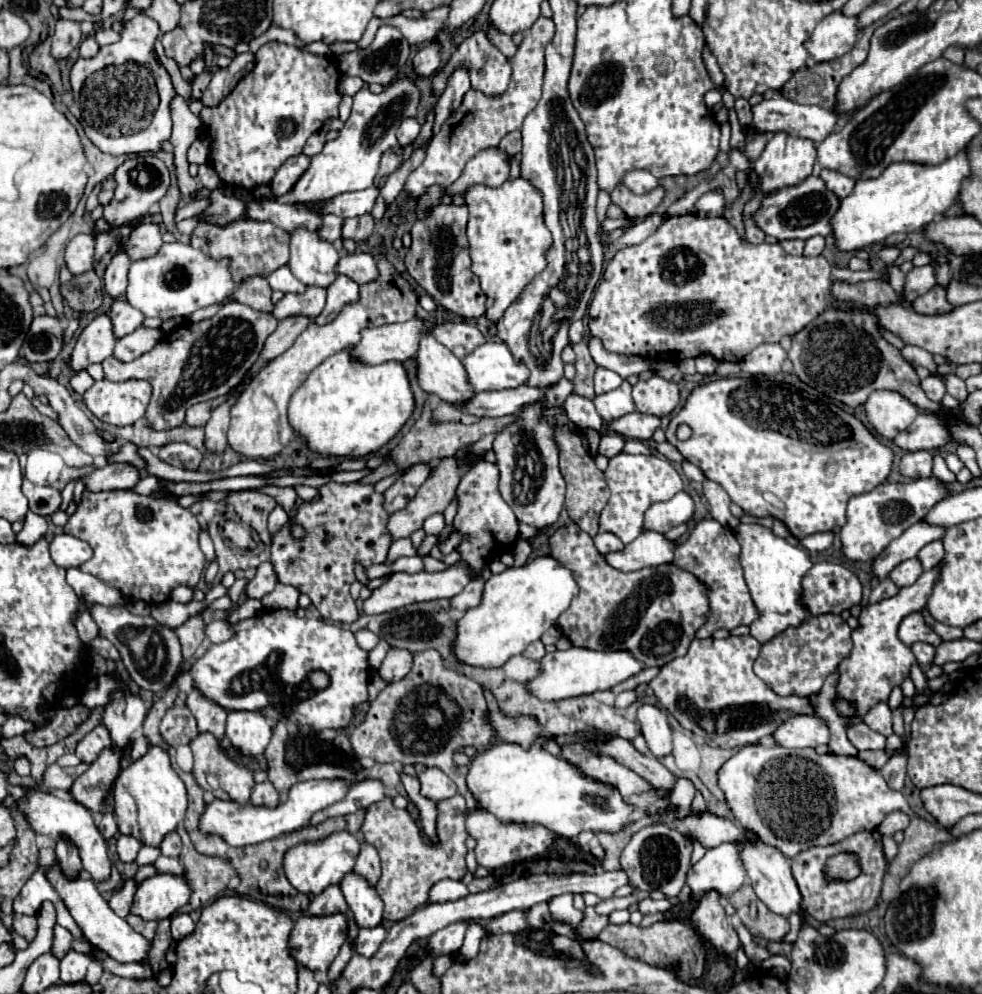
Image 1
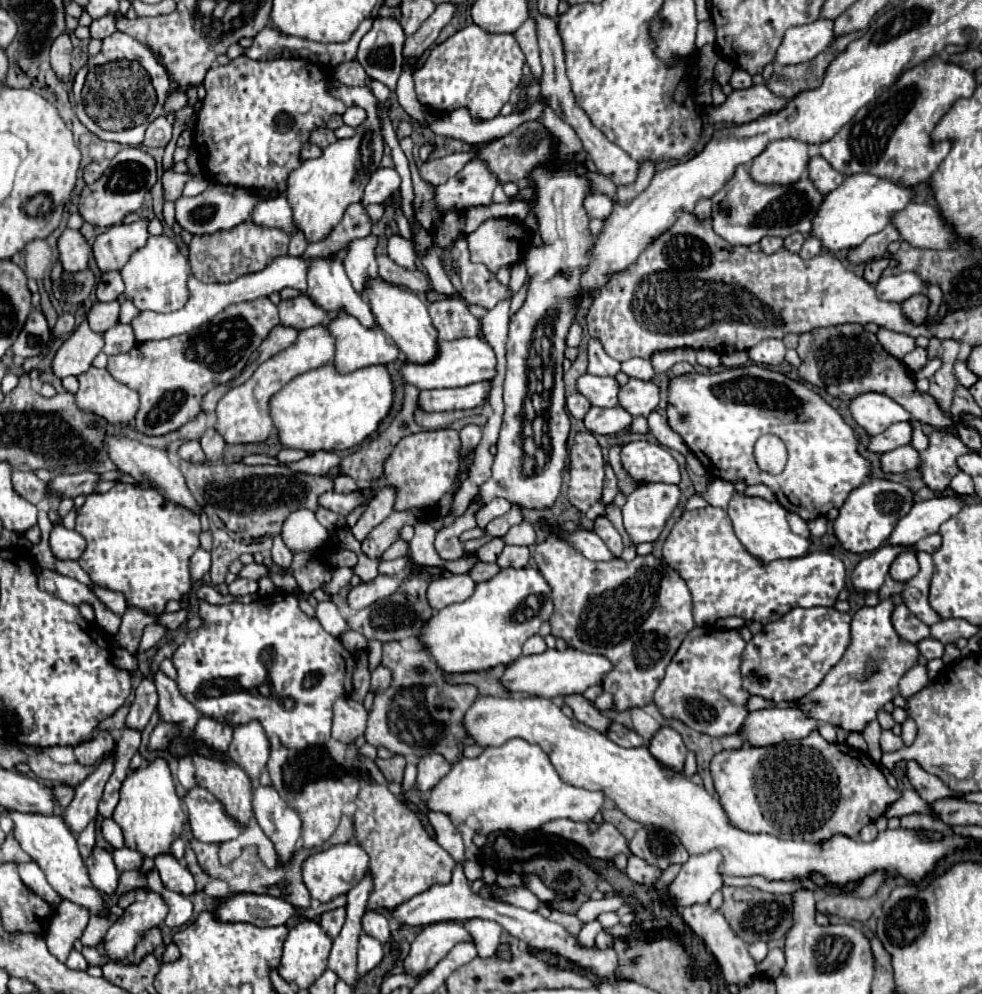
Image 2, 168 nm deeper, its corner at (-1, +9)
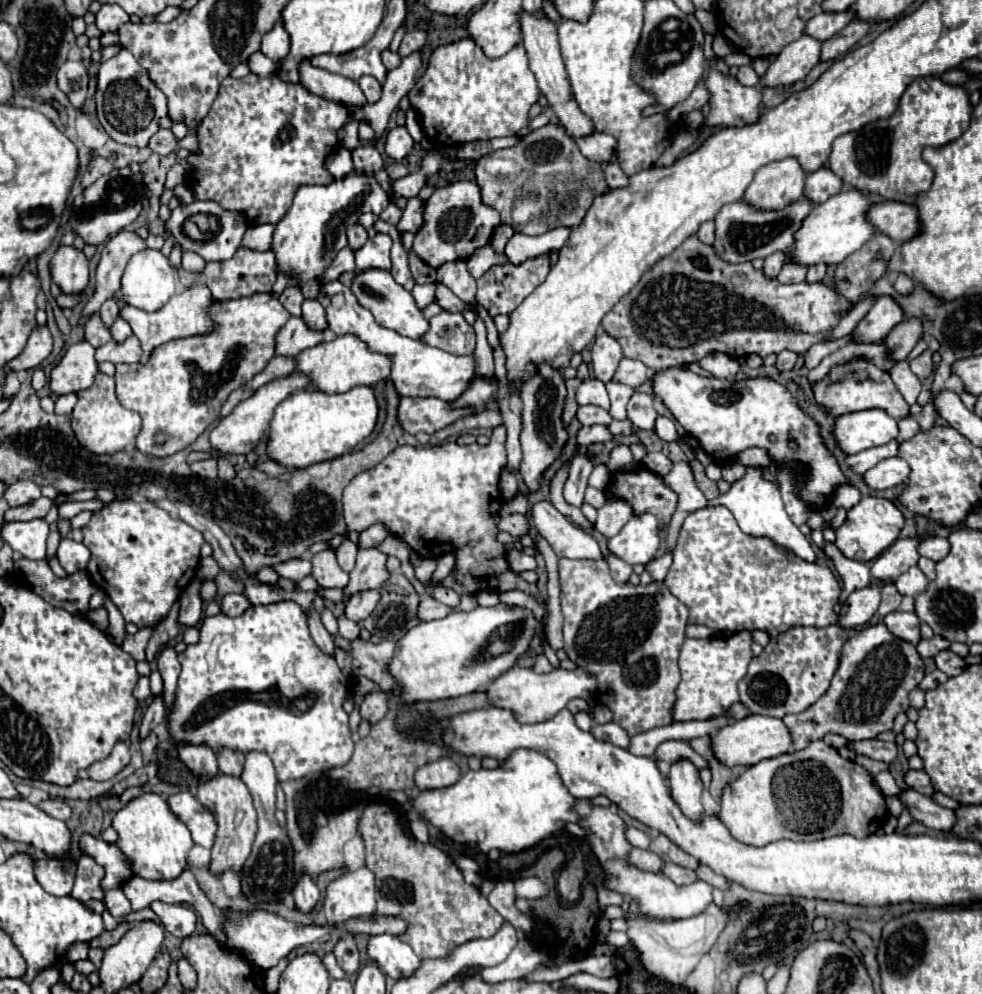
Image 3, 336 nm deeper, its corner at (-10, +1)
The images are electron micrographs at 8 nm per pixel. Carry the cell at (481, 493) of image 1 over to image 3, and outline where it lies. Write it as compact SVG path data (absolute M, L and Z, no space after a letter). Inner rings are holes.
M376 588L376 590L364 590L364 592L354 594L354 596L348 600L346 616L348 616L350 620L356 620L356 622L366 620L366 618L372 614L372 610L378 606L380 598L382 598L380 588Z

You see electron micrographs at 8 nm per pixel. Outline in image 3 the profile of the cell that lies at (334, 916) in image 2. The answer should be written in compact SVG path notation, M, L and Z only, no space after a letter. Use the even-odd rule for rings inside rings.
M352 934L342 936L336 946L334 946L334 956L338 960L338 964L346 970L348 976L354 976L354 972L360 968L360 960L358 960L358 948L354 942Z

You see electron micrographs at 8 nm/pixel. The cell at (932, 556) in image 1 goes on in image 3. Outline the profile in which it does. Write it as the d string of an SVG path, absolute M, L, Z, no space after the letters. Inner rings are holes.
M934 536L934 538L926 538L926 542L922 542L922 546L918 546L920 556L926 556L934 562L942 560L948 556L950 552L950 542L944 536Z

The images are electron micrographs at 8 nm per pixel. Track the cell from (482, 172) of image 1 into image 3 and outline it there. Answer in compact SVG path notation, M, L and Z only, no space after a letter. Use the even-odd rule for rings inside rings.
M454 182L444 188L436 188L424 204L424 226L416 232L414 252L432 268L444 262L464 260L478 246L490 242L494 228L500 224L500 214L492 206L482 202L480 186L476 182Z

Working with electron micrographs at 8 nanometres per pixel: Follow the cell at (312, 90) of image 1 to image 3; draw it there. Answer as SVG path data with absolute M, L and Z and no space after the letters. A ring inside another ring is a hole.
M250 72L240 80L228 76L222 80L208 116L198 126L200 148L188 156L192 192L198 200L214 200L226 210L242 210L250 224L276 224L292 206L300 186L330 182L332 176L324 168L324 160L338 146L338 130L350 120L352 114L346 106L318 98L302 84L284 82L276 74L260 78Z

